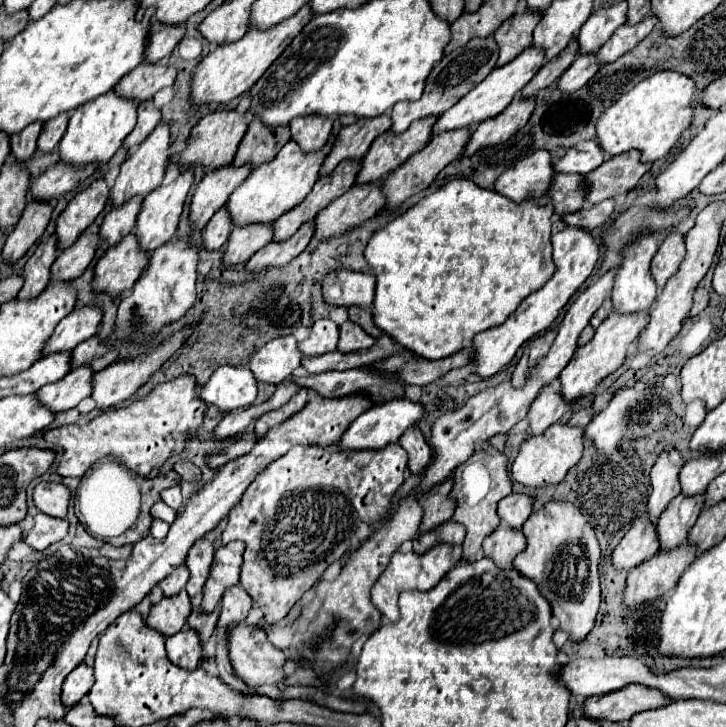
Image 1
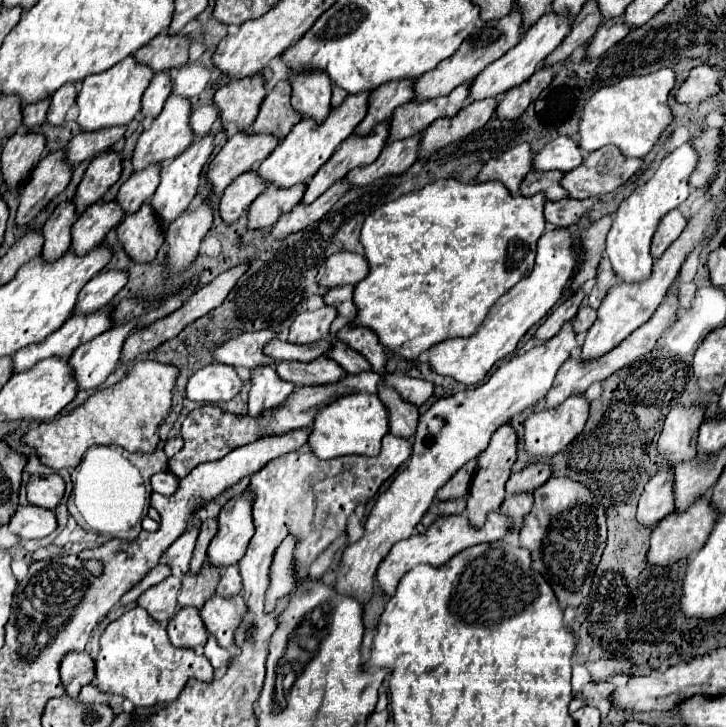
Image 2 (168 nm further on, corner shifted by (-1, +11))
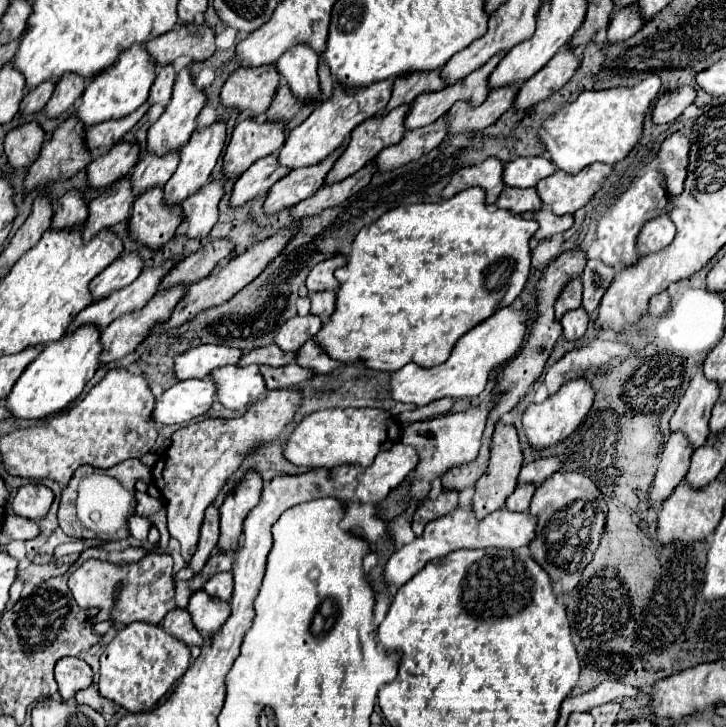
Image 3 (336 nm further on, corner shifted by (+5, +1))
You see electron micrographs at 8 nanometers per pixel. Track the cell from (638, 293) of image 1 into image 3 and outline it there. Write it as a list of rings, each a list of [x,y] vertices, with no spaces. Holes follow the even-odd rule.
[[[649,170],[647,174],[643,174],[637,182],[633,182],[631,188],[627,188],[619,200],[601,216],[599,224],[597,224],[597,240],[603,248],[601,252],[601,262],[615,268],[615,272],[621,272],[623,268],[629,268],[633,264],[637,264],[639,254],[637,254],[637,236],[641,232],[641,228],[657,216],[669,214],[673,210],[673,200],[671,194],[665,188],[665,176],[659,170]]]

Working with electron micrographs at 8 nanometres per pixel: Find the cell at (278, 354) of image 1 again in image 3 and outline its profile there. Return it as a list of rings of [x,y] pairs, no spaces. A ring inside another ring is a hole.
[[[205,344],[187,350],[181,354],[181,358],[175,360],[175,372],[179,380],[187,378],[207,378],[211,376],[211,370],[217,370],[221,366],[229,364],[239,364],[241,356],[245,352],[229,346],[215,346],[215,344]]]

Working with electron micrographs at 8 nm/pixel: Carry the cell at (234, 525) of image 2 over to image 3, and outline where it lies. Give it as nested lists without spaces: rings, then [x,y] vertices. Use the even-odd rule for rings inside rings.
[[[251,472],[251,474],[245,474],[241,484],[225,498],[225,502],[219,508],[221,512],[221,536],[217,544],[219,552],[231,554],[239,550],[243,520],[249,514],[249,510],[259,504],[261,490],[263,490],[261,476]]]

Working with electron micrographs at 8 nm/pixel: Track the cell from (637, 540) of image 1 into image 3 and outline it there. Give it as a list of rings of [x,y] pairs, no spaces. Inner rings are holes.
[[[671,434],[669,442],[663,450],[657,474],[649,488],[649,496],[647,496],[649,506],[661,508],[661,504],[671,496],[671,492],[679,486],[679,482],[683,480],[683,476],[687,472],[691,454],[693,454],[693,450],[691,450],[687,438],[683,438],[683,434]]]

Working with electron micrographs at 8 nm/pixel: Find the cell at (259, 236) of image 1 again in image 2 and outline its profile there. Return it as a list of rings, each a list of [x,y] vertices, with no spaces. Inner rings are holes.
[[[297,184],[297,188],[273,188],[269,186],[261,192],[249,210],[249,228],[273,226],[281,214],[289,212],[297,202],[301,202],[307,184]]]

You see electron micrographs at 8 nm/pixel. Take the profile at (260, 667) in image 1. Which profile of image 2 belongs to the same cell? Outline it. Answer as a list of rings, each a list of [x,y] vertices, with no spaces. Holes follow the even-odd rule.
[[[215,594],[203,604],[201,618],[205,622],[207,632],[215,636],[223,648],[231,648],[235,630],[241,624],[245,612],[247,606],[243,602],[243,596],[237,594],[231,598],[221,598]]]

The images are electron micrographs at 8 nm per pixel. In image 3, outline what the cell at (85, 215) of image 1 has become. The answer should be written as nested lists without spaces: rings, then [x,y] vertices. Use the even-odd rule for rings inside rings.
[[[129,142],[115,144],[107,154],[97,156],[87,166],[87,182],[93,188],[109,188],[119,178],[127,176],[135,166],[139,156],[139,146]]]

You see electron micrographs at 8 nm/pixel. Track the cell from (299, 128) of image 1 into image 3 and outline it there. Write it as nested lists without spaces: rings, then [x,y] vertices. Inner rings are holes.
[[[299,44],[279,58],[277,72],[299,102],[311,102],[319,106],[323,104],[323,96],[319,88],[317,66],[319,54],[309,46]]]

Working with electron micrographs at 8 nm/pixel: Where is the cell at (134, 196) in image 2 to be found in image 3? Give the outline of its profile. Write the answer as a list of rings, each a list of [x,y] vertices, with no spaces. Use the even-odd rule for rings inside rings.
[[[147,152],[145,158],[133,168],[133,174],[129,176],[133,194],[141,196],[149,188],[163,186],[163,182],[167,182],[167,178],[171,178],[171,174],[175,172],[175,166],[179,164],[177,160],[179,160],[177,152],[171,152],[161,158]]]

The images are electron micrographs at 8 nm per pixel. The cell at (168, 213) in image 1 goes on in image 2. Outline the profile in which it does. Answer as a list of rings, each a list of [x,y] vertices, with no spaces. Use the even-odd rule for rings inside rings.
[[[203,136],[203,138],[197,138],[181,156],[177,156],[175,160],[171,160],[163,166],[161,184],[151,198],[151,206],[155,208],[155,212],[163,224],[173,222],[183,210],[187,210],[187,206],[191,204],[191,200],[195,198],[195,194],[199,190],[199,176],[203,172],[203,166],[207,164],[209,156],[213,154],[213,150],[215,150],[215,136]]]

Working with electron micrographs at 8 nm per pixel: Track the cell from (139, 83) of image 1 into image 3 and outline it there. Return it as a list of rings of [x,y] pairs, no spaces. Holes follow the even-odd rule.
[[[195,24],[173,28],[167,34],[161,34],[159,38],[147,42],[147,52],[157,66],[173,64],[179,56],[189,56],[193,62],[205,62],[217,48],[215,34],[207,26],[199,26],[197,36],[191,32],[197,32]]]

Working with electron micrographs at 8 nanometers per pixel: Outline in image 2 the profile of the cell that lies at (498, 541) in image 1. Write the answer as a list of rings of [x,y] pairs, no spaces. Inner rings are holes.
[[[519,492],[519,494],[513,494],[513,496],[505,498],[499,512],[513,518],[513,530],[511,532],[517,532],[521,528],[523,516],[531,510],[531,504],[533,504],[533,494],[531,492]]]

